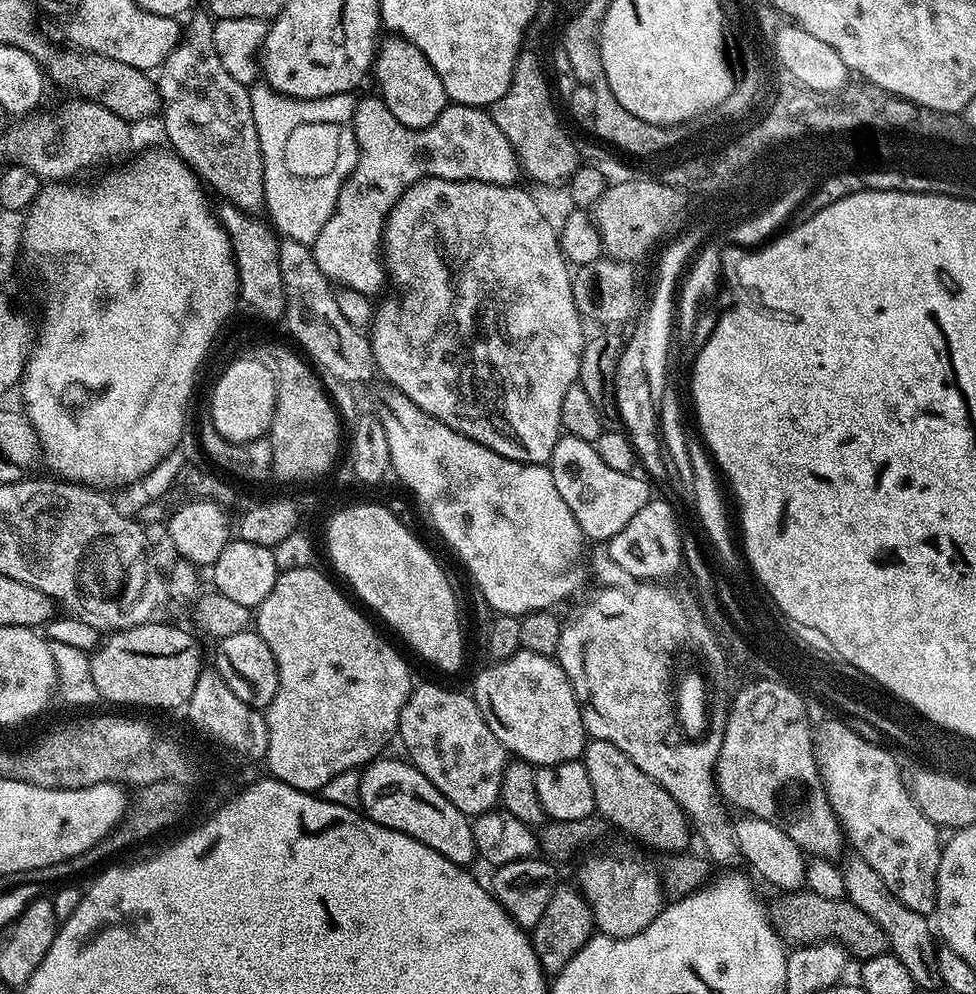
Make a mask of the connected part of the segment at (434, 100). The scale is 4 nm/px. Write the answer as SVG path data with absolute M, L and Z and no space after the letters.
M388 34L379 41L374 61L374 77L380 86L378 95L384 101L384 105L407 128L425 128L430 126L442 114L442 110L448 107L450 101L446 90L442 86L442 78L426 62L426 54L418 50L409 40L395 34Z

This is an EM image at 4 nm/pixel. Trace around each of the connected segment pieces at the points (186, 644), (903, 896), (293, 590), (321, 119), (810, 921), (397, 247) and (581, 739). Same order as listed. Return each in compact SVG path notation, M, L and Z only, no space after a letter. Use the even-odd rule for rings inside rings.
M149 622L133 628L121 628L111 633L100 647L90 656L90 673L101 701L109 700L112 704L133 704L136 708L180 708L188 703L190 694L200 673L205 671L204 652L200 644L184 628L175 628L172 624Z
M837 726L827 727L823 739L814 747L816 763L820 769L820 781L824 783L828 804L840 821L847 843L855 855L870 862L870 870L875 870L878 878L882 878L886 886L890 886L898 902L902 902L918 914L931 917L936 910L936 875L942 847L942 832L934 822L930 822L930 818L926 818L926 814L922 814L922 810L914 802L896 756L878 750L876 745L865 739L859 731L850 734Z
M318 568L280 572L274 590L254 612L254 631L270 646L278 666L278 690L266 709L270 734L266 765L275 779L313 794L330 778L363 769L383 753L380 751L397 735L402 706L414 687L412 672L399 650L380 640L375 626L352 608Z
M264 82L257 83L251 94L254 126L258 130L264 159L264 208L267 219L281 237L311 246L318 234L322 234L322 226L326 226L330 214L334 214L338 194L360 157L352 125L356 100L347 92L317 100L295 100L293 96L281 96Z
M797 890L779 896L781 897L770 906L770 919L783 943L800 947L817 942L836 941L860 962L889 951L885 931L846 898L824 898L809 890Z
M425 176L423 180L411 184L404 191L402 198L398 198L398 202L390 210L388 220L384 224L382 255L393 296L385 295L379 301L381 304L375 305L370 339L376 372L386 376L387 383L397 392L406 394L406 398L410 398L414 406L426 410L426 414L438 418L438 422L450 426L455 432L461 432L474 442L502 454L502 458L510 458L523 464L547 465L554 454L554 446L562 435L562 398L566 395L566 390L570 390L570 386L580 379L580 363L586 343L586 324L576 309L572 289L574 272L560 249L557 225L552 225L544 217L539 202L526 189L520 187Z
M521 650L510 658L489 665L477 674L470 692L478 710L482 710L482 718L486 718L486 726L494 730L494 738L498 738L498 742L502 742L513 757L533 766L580 760L586 743L584 719L580 713L580 703L559 663L553 657Z

